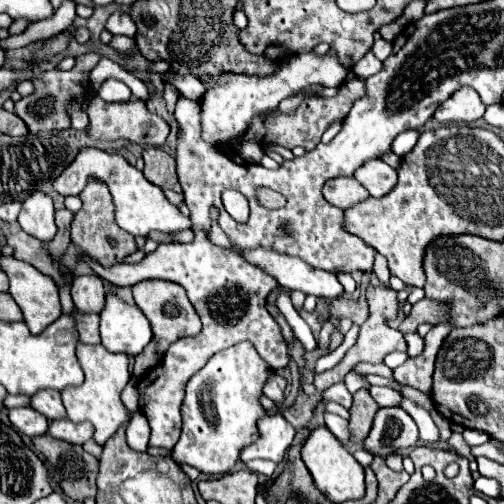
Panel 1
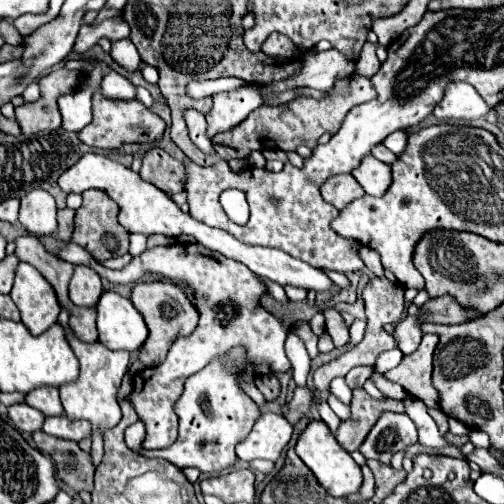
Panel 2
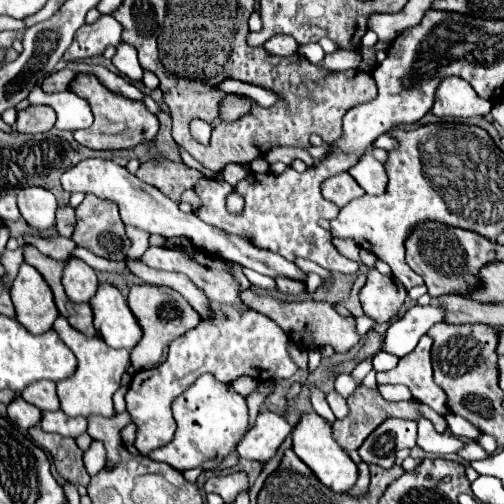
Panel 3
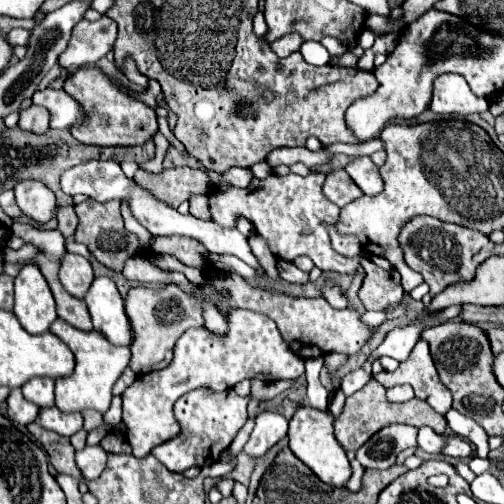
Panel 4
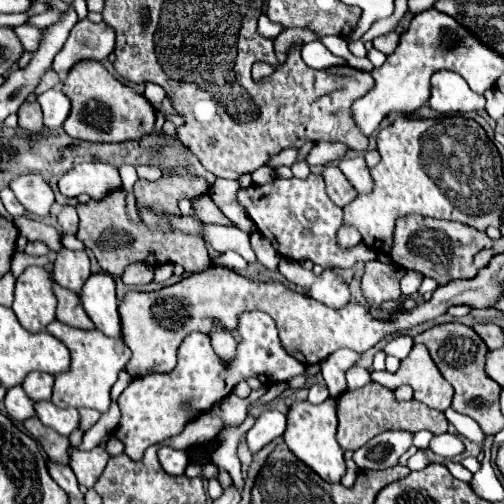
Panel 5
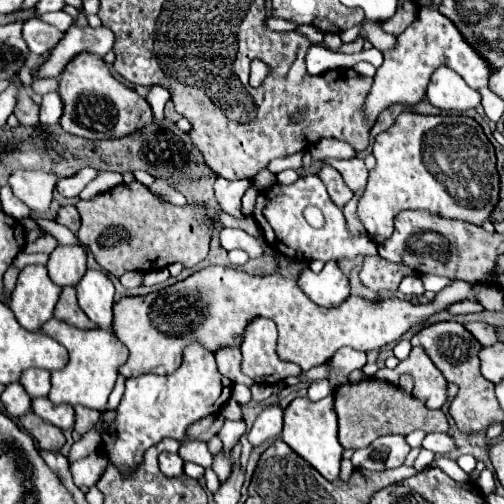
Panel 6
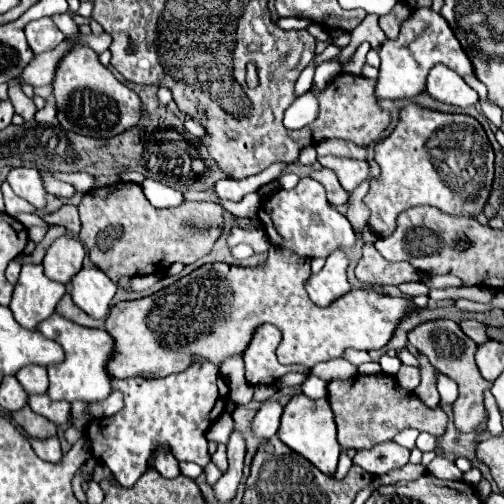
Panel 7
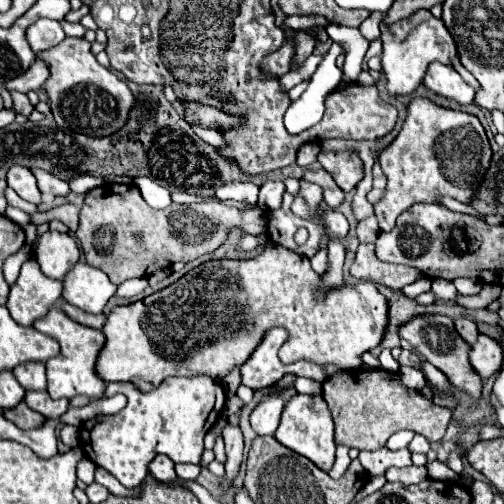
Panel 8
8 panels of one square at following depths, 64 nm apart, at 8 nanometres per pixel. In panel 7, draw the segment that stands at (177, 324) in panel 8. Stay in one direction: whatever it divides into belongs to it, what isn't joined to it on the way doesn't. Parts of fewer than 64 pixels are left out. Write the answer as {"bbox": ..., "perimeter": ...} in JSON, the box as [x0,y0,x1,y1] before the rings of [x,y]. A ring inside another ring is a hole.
{"bbox":[106,246,414,378],"perimeter":[[[270,246],[266,262],[260,266],[244,268],[224,262],[204,264],[192,274],[180,278],[178,282],[156,294],[150,294],[140,300],[118,302],[110,308],[110,314],[106,318],[106,332],[114,338],[114,354],[108,360],[108,374],[112,378],[136,378],[136,376],[164,378],[188,370],[196,356],[212,362],[218,368],[224,360],[236,354],[242,356],[242,352],[252,340],[252,334],[262,324],[274,324],[282,330],[282,341],[276,350],[281,364],[302,364],[306,368],[314,368],[318,362],[342,358],[348,348],[354,350],[384,348],[392,338],[392,332],[398,326],[400,318],[404,318],[408,312],[414,310],[408,298],[392,298],[376,292],[374,288],[350,290],[344,296],[336,298],[330,306],[320,308],[308,298],[308,292],[304,288],[304,282],[310,278],[310,274],[312,270],[308,258],[302,258],[286,248]]]}

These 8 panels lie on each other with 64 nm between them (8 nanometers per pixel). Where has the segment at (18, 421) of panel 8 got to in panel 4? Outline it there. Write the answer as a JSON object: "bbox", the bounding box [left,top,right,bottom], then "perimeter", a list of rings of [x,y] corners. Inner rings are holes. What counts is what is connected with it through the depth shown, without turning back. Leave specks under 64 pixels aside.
{"bbox":[26,422,82,480],"perimeter":[[[32,422],[26,428],[34,436],[34,440],[48,452],[50,462],[56,468],[56,472],[64,472],[64,474],[74,476],[76,480],[82,480],[82,476],[76,468],[76,462],[74,462],[74,448],[68,438],[64,438],[56,432],[44,430],[38,422]]]}

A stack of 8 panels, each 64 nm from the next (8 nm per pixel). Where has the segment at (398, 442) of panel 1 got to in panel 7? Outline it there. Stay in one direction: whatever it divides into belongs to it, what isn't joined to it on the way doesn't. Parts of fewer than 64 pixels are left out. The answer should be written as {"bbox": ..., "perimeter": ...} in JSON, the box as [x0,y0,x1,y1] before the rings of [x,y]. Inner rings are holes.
{"bbox":[354,442,410,476],"perimeter":[[[384,442],[370,450],[358,450],[358,454],[354,456],[354,464],[360,464],[366,472],[374,476],[382,476],[394,468],[402,468],[404,464],[408,464],[408,458],[410,450],[394,442]]]}

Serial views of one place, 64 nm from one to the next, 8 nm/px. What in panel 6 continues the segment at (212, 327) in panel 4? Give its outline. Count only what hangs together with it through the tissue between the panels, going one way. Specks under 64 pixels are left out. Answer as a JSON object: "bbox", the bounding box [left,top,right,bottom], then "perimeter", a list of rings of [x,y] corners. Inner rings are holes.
{"bbox":[216,348,255,387],"perimeter":[[[224,348],[224,352],[218,352],[218,356],[216,356],[216,364],[218,364],[220,374],[230,378],[234,384],[245,384],[251,387],[255,381],[242,374],[240,362],[242,362],[240,348]]]}

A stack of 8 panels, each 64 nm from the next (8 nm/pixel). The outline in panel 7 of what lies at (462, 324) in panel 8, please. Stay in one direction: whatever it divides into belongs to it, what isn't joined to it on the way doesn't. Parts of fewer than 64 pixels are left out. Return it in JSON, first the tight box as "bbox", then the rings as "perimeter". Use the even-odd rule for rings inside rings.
{"bbox":[460,320,488,344],"perimeter":[[[462,320],[462,322],[460,322],[460,328],[462,328],[462,332],[464,332],[468,338],[472,338],[476,344],[482,344],[484,340],[488,340],[488,336],[486,336],[486,332],[484,332],[484,324],[480,324],[480,322],[476,322],[476,320]]]}

